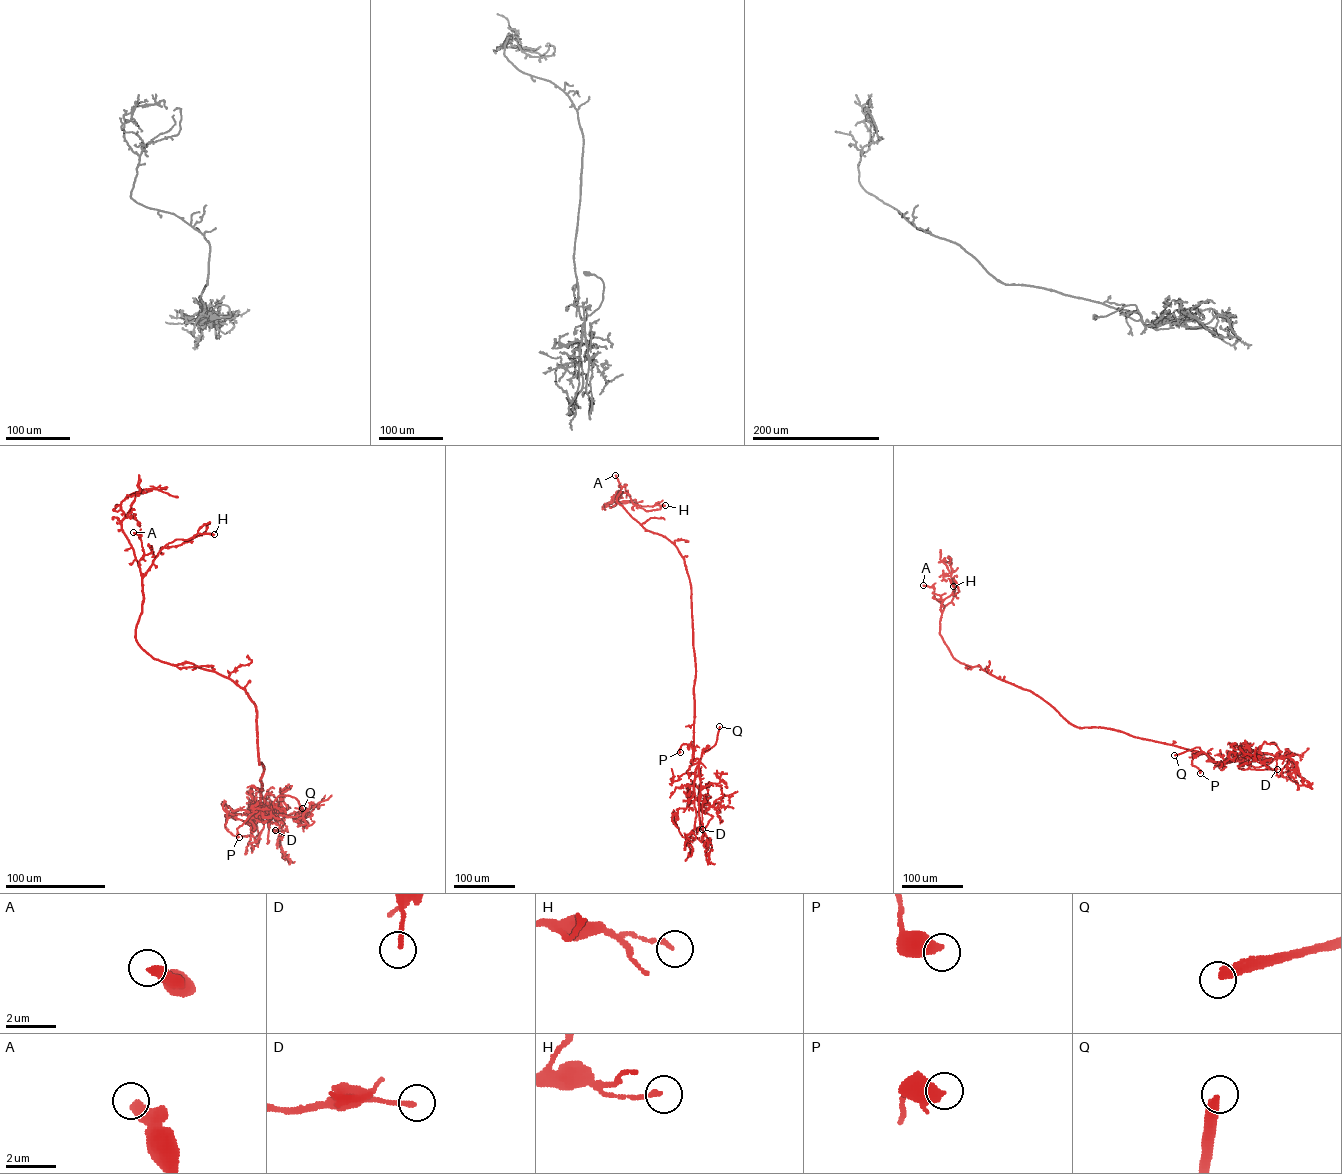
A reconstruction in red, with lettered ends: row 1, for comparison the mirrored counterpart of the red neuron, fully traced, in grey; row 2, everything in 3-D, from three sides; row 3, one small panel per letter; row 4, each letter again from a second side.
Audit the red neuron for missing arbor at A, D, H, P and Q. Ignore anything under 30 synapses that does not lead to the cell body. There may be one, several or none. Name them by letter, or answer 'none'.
Q

